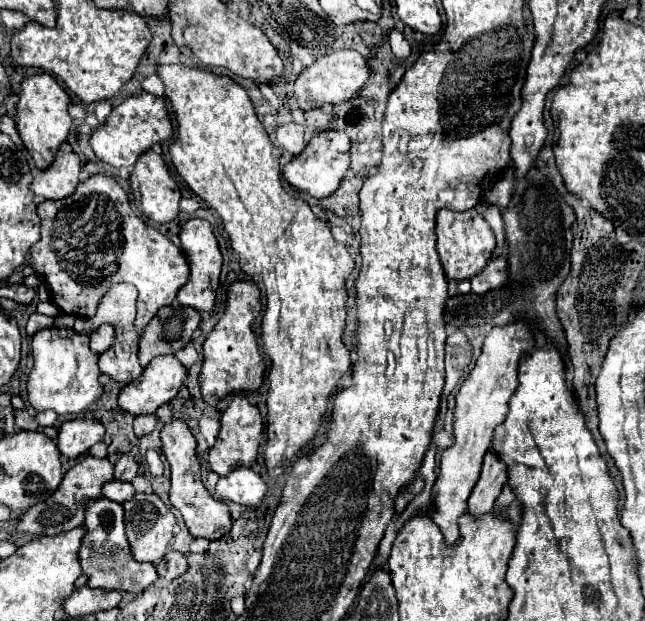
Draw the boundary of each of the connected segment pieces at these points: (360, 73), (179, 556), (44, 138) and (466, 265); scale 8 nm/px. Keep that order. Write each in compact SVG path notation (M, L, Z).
M336 50L328 56L318 58L310 68L306 68L294 82L294 96L302 110L314 110L324 104L342 104L356 98L366 82L370 80L372 70L364 56L354 50Z
M168 550L166 556L156 564L156 570L158 570L160 578L164 578L166 582L172 582L174 578L178 578L180 574L184 574L188 570L186 556L182 552Z
M36 74L36 76L28 76L18 92L18 114L16 114L16 128L18 134L26 146L26 150L32 154L36 166L40 170L46 170L58 148L68 140L70 128L72 128L72 118L68 114L68 106L70 106L70 96L66 94L66 90L56 82L54 76L50 74Z
M472 208L466 212L454 212L454 210L440 210L436 216L436 234L438 234L438 254L442 268L446 272L448 280L470 280L474 274L478 274L486 262L492 258L492 252L496 248L496 236L490 228L490 224Z

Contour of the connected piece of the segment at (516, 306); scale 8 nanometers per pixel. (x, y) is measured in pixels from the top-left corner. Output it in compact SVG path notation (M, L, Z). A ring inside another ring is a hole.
M530 184L520 202L510 210L504 210L504 228L506 240L510 240L508 264L510 264L510 286L498 292L488 294L460 294L446 302L444 318L452 326L466 324L490 324L490 326L506 326L516 320L518 314L528 314L528 318L538 320L538 326L544 330L548 338L552 338L552 326L562 326L556 316L556 292L564 278L570 272L570 252L572 252L572 224L574 212L564 202L564 198L546 184ZM526 216L528 232L522 230L520 218Z

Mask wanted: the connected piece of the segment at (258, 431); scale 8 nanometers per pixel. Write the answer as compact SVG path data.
M236 394L232 398L230 406L226 408L220 424L222 424L222 428L218 434L218 442L208 452L208 462L210 462L212 472L216 472L218 476L226 476L234 468L252 466L258 458L258 448L260 448L262 432L264 432L264 422L262 422L260 410L256 406L252 406L244 396Z

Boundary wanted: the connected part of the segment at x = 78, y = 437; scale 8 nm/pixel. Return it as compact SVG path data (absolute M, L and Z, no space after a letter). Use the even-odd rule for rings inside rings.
M76 418L68 420L60 426L58 432L58 450L66 458L80 458L84 456L96 442L102 442L106 428L98 420L88 418Z

